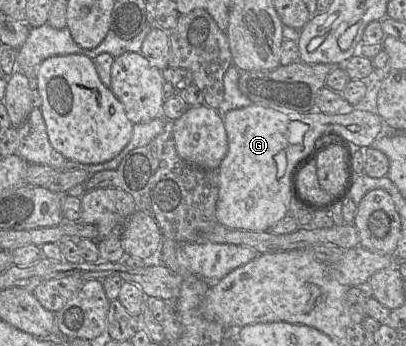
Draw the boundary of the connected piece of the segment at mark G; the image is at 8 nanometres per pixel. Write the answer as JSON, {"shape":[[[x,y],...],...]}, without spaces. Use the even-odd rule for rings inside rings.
{"shape":[[[252,103],[248,107],[234,109],[225,114],[224,124],[229,149],[220,166],[220,194],[216,218],[222,226],[244,231],[267,231],[291,211],[291,205],[294,203],[294,172],[301,162],[316,151],[326,136],[339,135],[349,140],[354,149],[366,149],[384,132],[389,131],[376,112],[352,107],[344,114],[326,114],[318,110],[298,113]]]}

